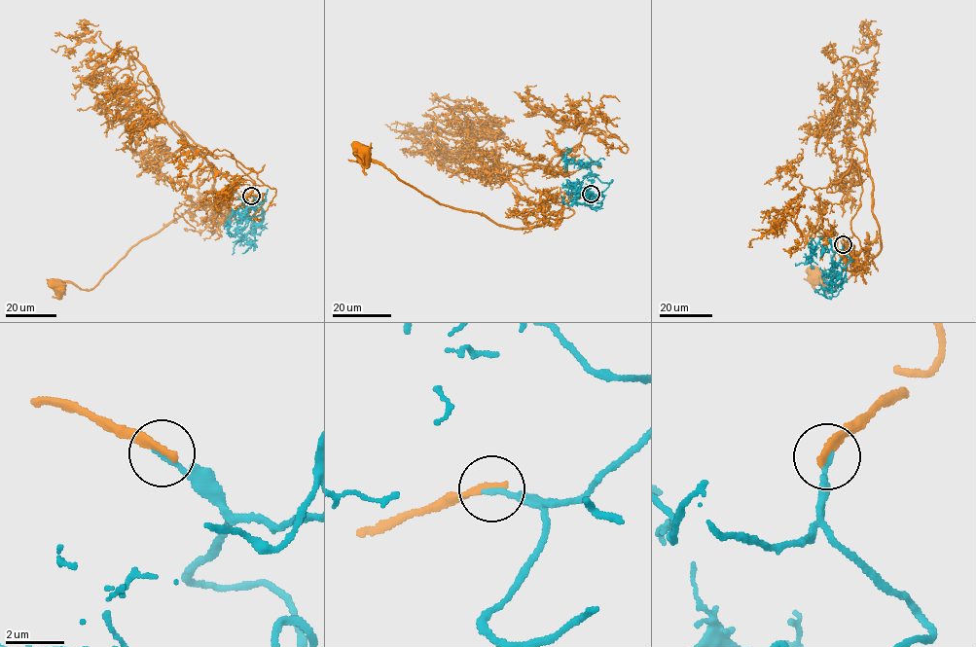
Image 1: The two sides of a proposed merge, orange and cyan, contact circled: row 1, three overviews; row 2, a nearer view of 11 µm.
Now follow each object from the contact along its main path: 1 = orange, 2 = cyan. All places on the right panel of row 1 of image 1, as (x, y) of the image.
1: (843, 245), (852, 235), (851, 218), (860, 207), (855, 149), (872, 182), (882, 249), (830, 291), (814, 274)
2: (843, 245), (851, 261), (842, 269), (840, 277), (833, 278), (829, 289), (823, 278), (833, 279), (835, 272)

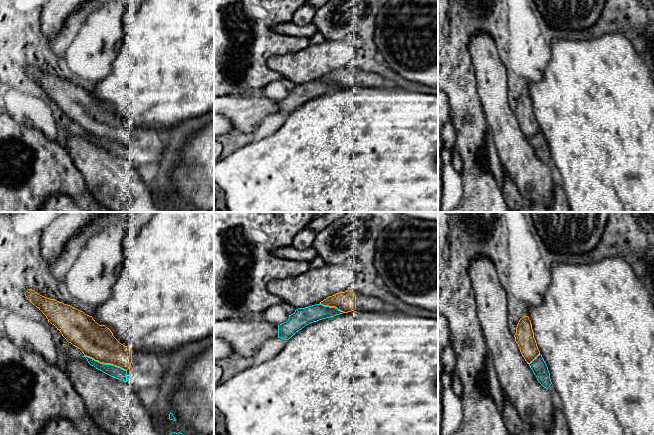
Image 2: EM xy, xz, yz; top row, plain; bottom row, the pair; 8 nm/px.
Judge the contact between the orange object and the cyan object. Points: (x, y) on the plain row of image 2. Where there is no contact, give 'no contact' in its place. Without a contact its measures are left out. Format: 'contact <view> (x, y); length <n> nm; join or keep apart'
contact xy (105, 139); length 380 nm; join

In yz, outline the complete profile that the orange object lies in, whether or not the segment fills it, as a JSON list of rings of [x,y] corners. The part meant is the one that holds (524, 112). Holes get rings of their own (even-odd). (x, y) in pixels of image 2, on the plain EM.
[[[524,92],[519,96],[514,113],[522,132],[530,142],[538,158],[548,165],[552,160],[550,149],[538,125],[532,100],[528,92]]]

